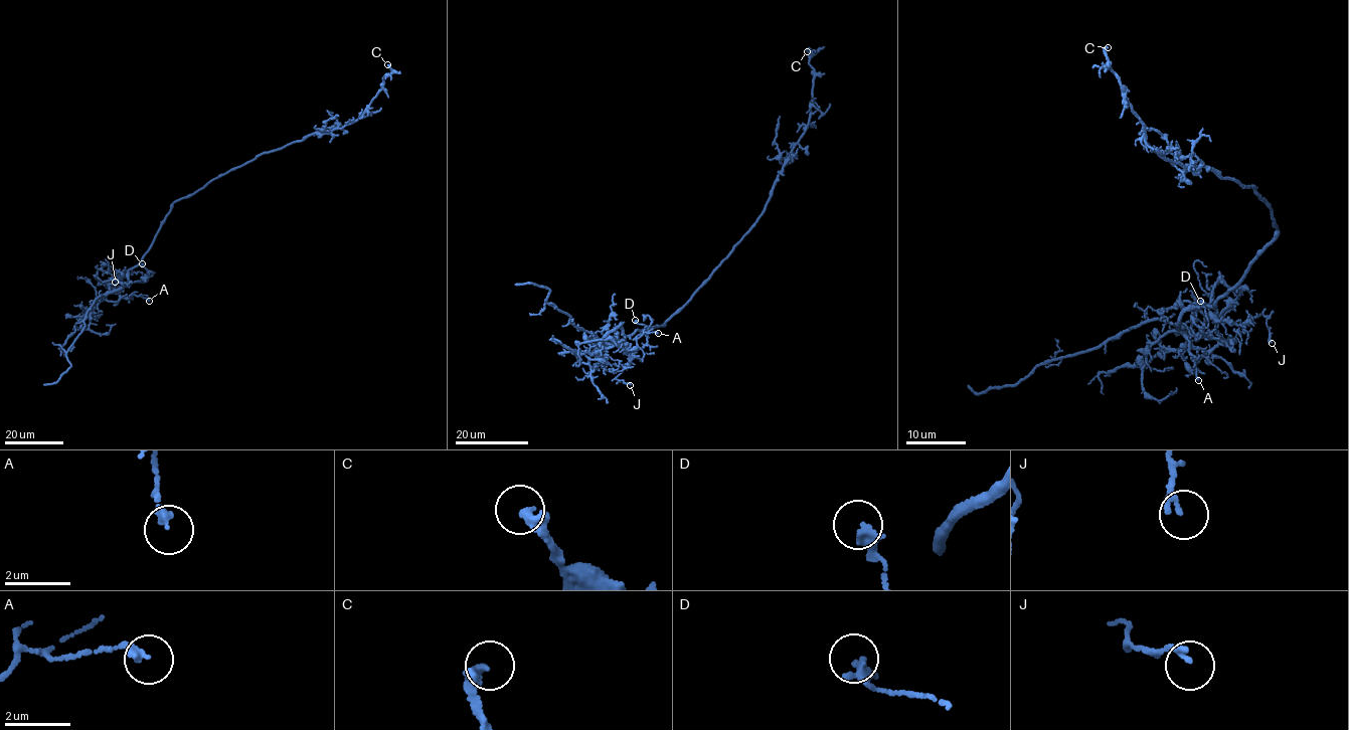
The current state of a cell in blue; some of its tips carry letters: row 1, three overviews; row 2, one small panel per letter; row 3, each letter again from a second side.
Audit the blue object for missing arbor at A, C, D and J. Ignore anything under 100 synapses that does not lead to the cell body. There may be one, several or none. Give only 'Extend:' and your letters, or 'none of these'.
Extend: none of these

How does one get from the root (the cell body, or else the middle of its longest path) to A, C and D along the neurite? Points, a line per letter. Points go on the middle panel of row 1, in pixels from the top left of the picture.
A: (682, 308), (647, 331), (626, 336), (621, 323), (601, 345), (635, 350), (644, 332), (658, 333)
C: (682, 308), (756, 222), (781, 171), (802, 137), (810, 117), (814, 76), (809, 62), (815, 53), (807, 51)
D: (682, 308), (647, 331), (626, 336), (621, 323), (601, 345), (626, 353), (644, 347), (647, 326), (635, 320)

